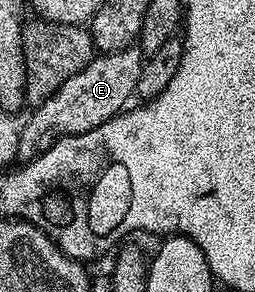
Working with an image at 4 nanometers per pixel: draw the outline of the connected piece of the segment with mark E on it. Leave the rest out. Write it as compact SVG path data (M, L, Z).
M135 46L125 49L123 52L104 52L96 55L79 73L73 75L64 85L61 85L47 101L43 101L40 105L30 109L31 117L25 122L22 121L19 130L18 159L23 162L32 160L39 153L49 150L49 146L53 146L61 138L85 134L89 130L109 122L109 118L119 115L132 103L130 100L133 100L135 96L137 78L141 78L144 59L142 51Z

